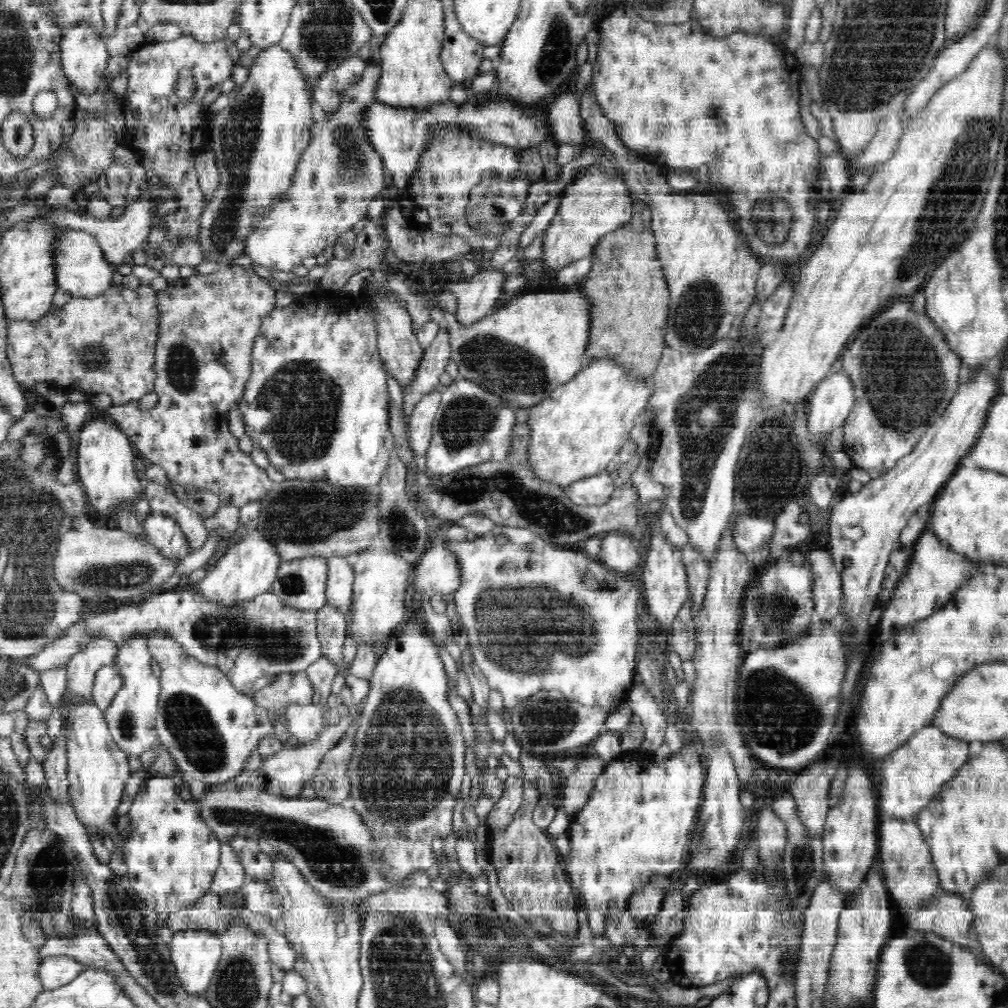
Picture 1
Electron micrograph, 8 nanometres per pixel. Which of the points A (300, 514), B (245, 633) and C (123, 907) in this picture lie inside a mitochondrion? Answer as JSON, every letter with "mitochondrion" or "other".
{"A":"mitochondrion","B":"mitochondrion","C":"mitochondrion"}

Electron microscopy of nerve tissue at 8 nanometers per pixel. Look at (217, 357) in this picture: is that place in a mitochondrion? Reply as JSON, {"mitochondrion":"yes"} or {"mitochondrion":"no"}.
{"mitochondrion":"yes"}

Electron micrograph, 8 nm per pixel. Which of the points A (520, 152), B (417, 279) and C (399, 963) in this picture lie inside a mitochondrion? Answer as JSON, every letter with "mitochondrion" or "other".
{"A":"other","B":"other","C":"mitochondrion"}

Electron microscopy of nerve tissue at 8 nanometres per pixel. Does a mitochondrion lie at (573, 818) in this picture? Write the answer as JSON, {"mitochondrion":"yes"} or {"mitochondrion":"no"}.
{"mitochondrion":"no"}

